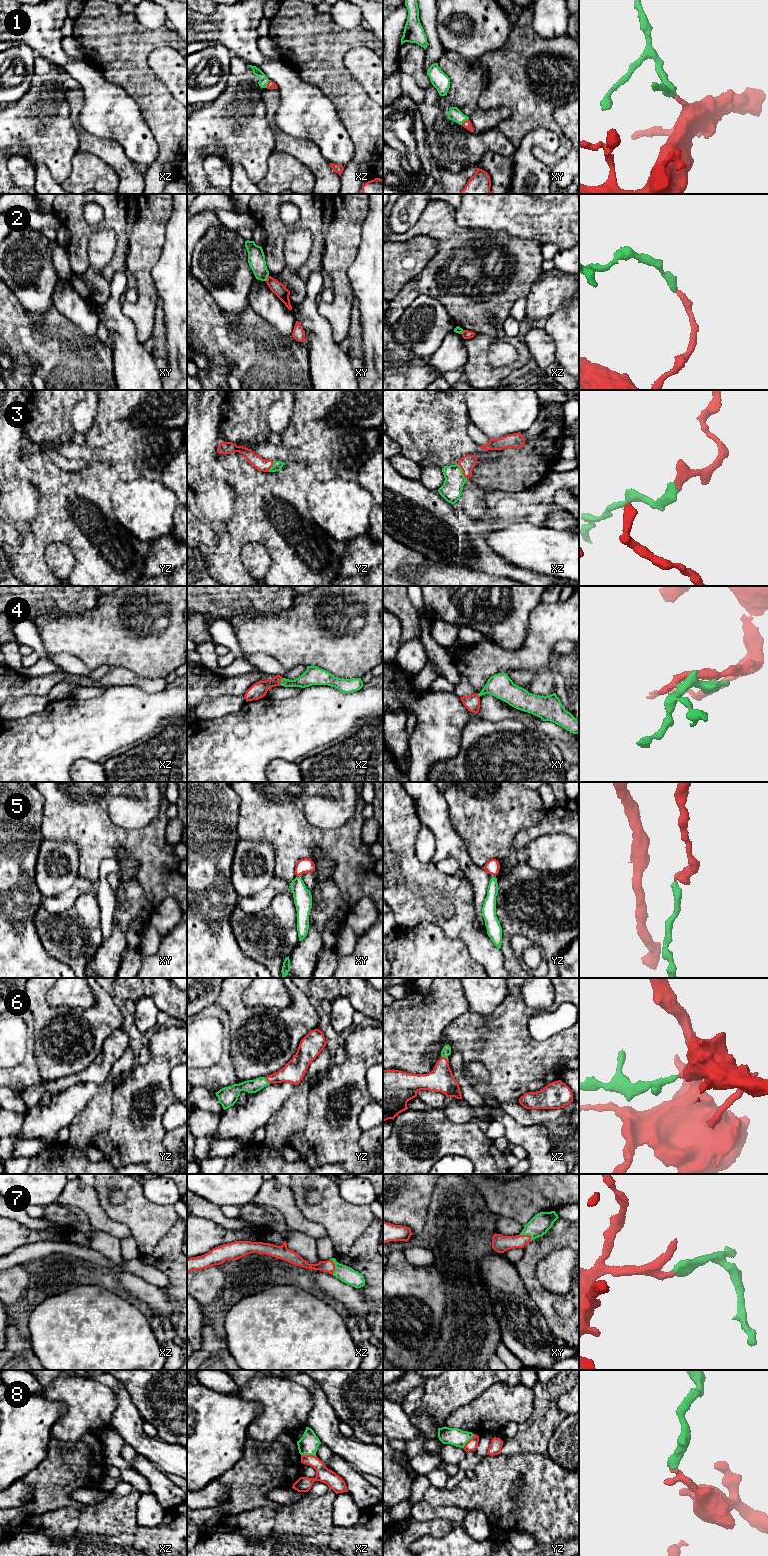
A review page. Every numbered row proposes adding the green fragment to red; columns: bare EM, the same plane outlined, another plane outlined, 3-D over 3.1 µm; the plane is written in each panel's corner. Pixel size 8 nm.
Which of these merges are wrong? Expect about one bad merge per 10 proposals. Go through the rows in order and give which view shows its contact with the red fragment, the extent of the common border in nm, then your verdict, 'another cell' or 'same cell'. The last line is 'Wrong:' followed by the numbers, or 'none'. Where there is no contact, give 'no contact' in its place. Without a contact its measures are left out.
1: contact in xy; length 80 nm; same cell
2: contact in xy; length 60 nm; another cell
3: contact in xz; length 150 nm; same cell
4: contact in xz; length 60 nm; same cell
5: contact in xy; length 30 nm; same cell
6: contact in yz; length 50 nm; same cell
7: contact in xz; length 130 nm; same cell
8: contact in xz; length 120 nm; same cell
Wrong: 2

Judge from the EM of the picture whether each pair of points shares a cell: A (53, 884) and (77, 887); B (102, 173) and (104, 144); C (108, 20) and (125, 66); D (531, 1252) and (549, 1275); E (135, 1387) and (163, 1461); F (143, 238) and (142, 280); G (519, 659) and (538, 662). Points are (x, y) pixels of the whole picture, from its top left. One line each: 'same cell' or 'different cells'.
A: different cells
B: different cells
C: same cell
D: different cells
E: different cells
F: same cell
G: same cell

